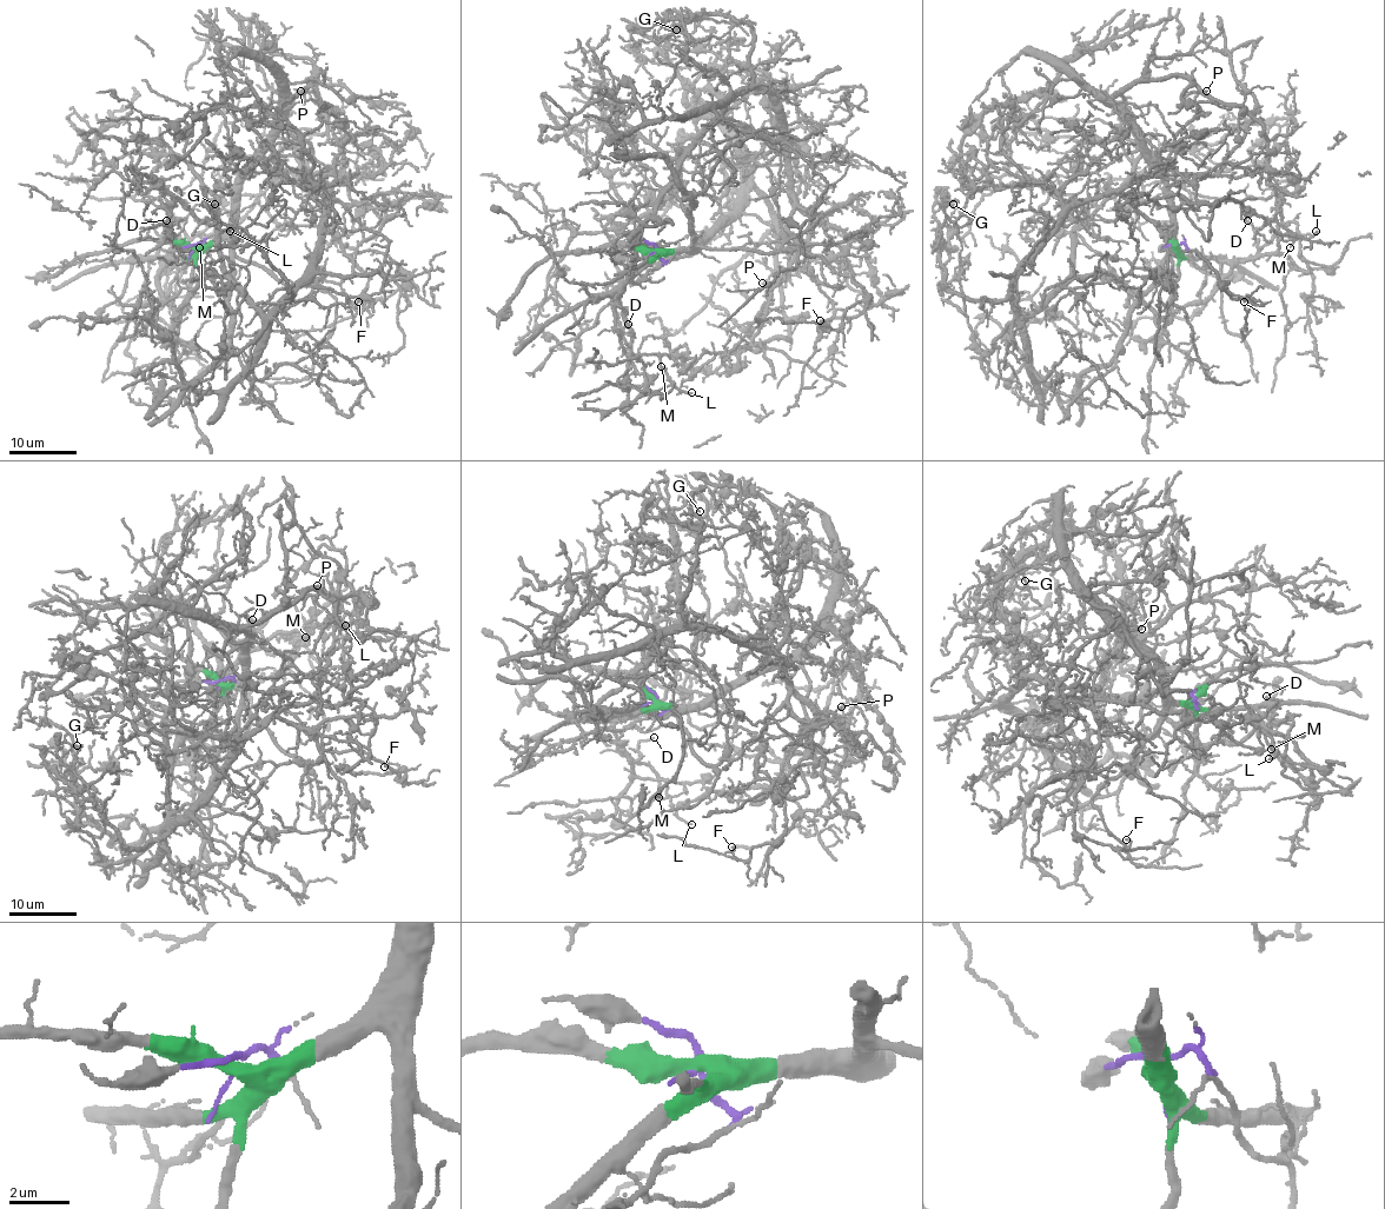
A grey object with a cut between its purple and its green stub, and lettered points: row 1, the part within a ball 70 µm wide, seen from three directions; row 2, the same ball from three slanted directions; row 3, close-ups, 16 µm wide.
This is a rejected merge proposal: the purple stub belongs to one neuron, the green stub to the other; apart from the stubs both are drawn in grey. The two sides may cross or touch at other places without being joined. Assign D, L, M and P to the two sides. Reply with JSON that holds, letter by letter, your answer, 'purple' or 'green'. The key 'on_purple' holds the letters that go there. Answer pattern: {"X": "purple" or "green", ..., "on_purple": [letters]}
{"D": "purple", "L": "purple", "M": "purple", "P": "green", "on_purple": ["D", "L", "M"]}

